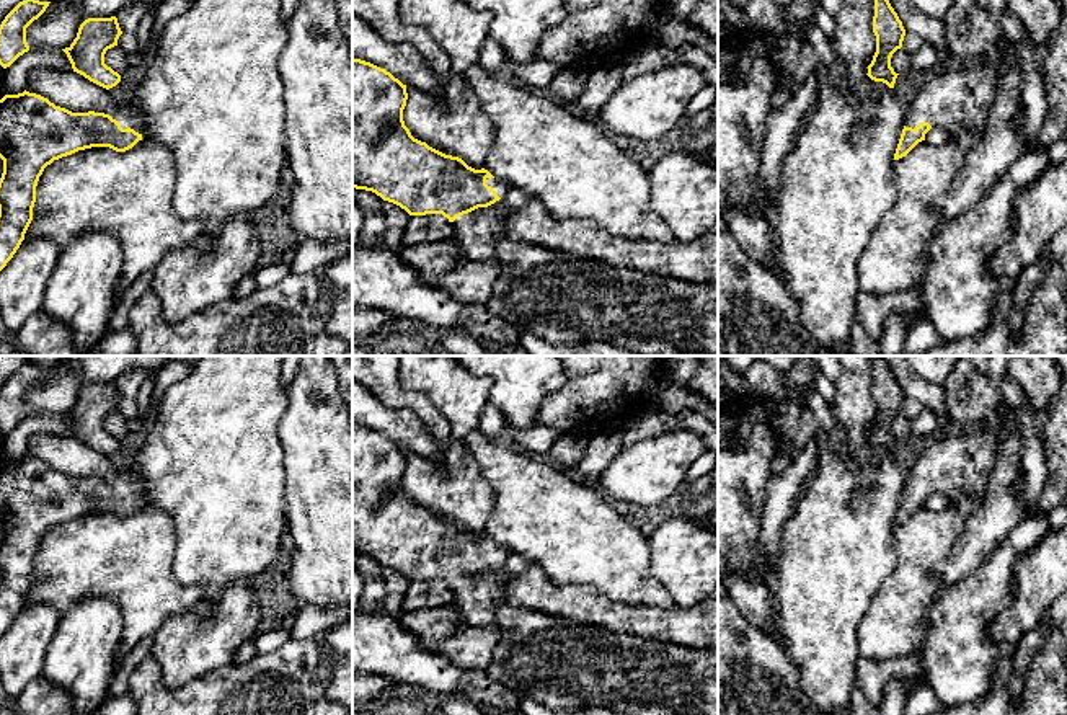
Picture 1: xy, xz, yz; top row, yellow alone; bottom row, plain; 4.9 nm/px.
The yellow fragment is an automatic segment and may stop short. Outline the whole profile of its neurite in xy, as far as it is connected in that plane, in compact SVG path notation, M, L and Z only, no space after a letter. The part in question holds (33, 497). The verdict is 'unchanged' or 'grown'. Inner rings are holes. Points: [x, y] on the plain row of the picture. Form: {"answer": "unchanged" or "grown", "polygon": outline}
{"answer": "grown", "polygon": "M23 457L0 465L0 637L33 586L36 552L54 526L91 513L126 517L142 506L142 483L129 469L114 478L72 478Z"}

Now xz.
{"answer": "grown", "polygon": "M352 424L352 553L372 557L383 566L393 568L405 575L410 581L442 580L449 584L455 596L455 606L462 612L462 620L472 627L498 625L501 638L494 648L493 661L486 673L496 682L506 686L517 694L532 695L537 702L555 710L576 710L576 708L609 708L623 715L718 715L718 650L710 651L690 651L684 645L662 643L656 638L630 637L620 632L610 632L599 625L574 624L563 617L548 615L543 612L525 611L512 606L504 597L504 588L507 576L503 573L503 563L509 557L509 548L496 545L488 535L475 535L468 532L462 524L445 521L426 508L414 504L403 486L403 475L406 472L408 459L406 451L395 444L385 434L380 434L370 428Z"}

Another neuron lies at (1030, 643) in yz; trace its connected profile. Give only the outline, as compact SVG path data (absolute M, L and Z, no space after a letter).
M1041 622L1036 628L1025 633L1015 653L1015 674L1012 681L1012 695L1018 697L1026 684L1026 677L1036 653L1044 646L1049 625Z

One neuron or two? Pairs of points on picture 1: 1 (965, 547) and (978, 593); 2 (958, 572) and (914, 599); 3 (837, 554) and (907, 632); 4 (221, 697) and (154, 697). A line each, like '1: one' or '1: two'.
1: two
2: two
3: two
4: one

